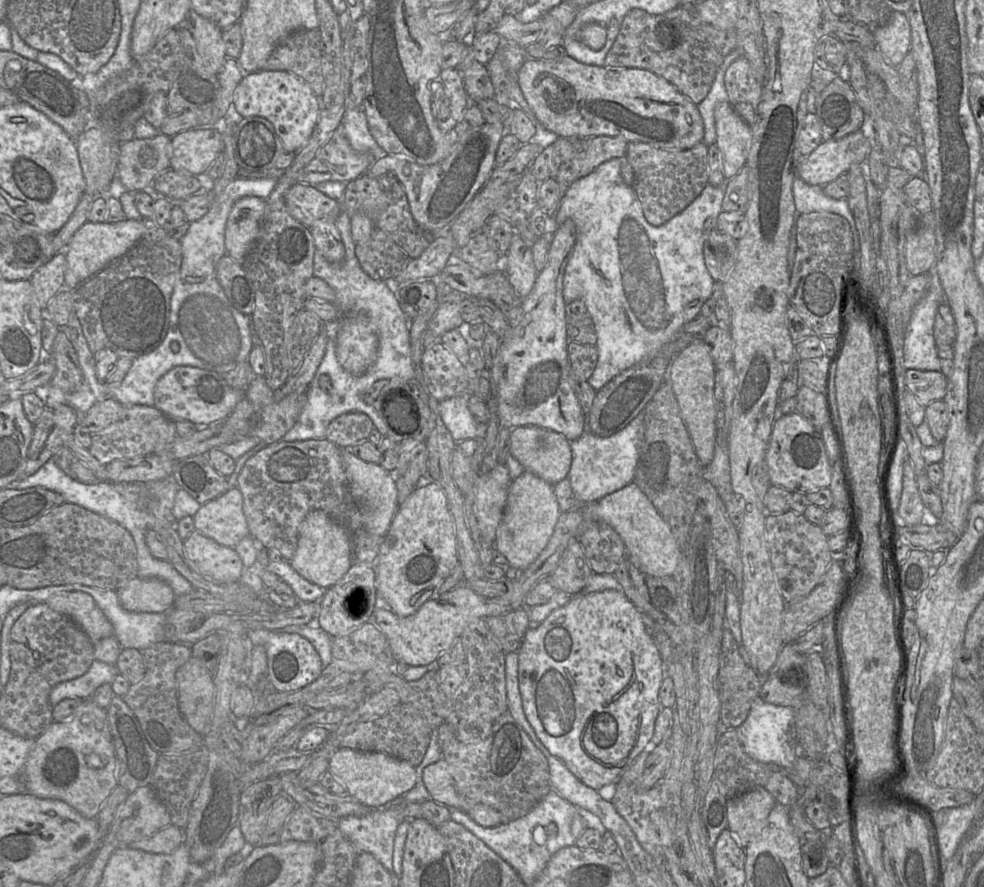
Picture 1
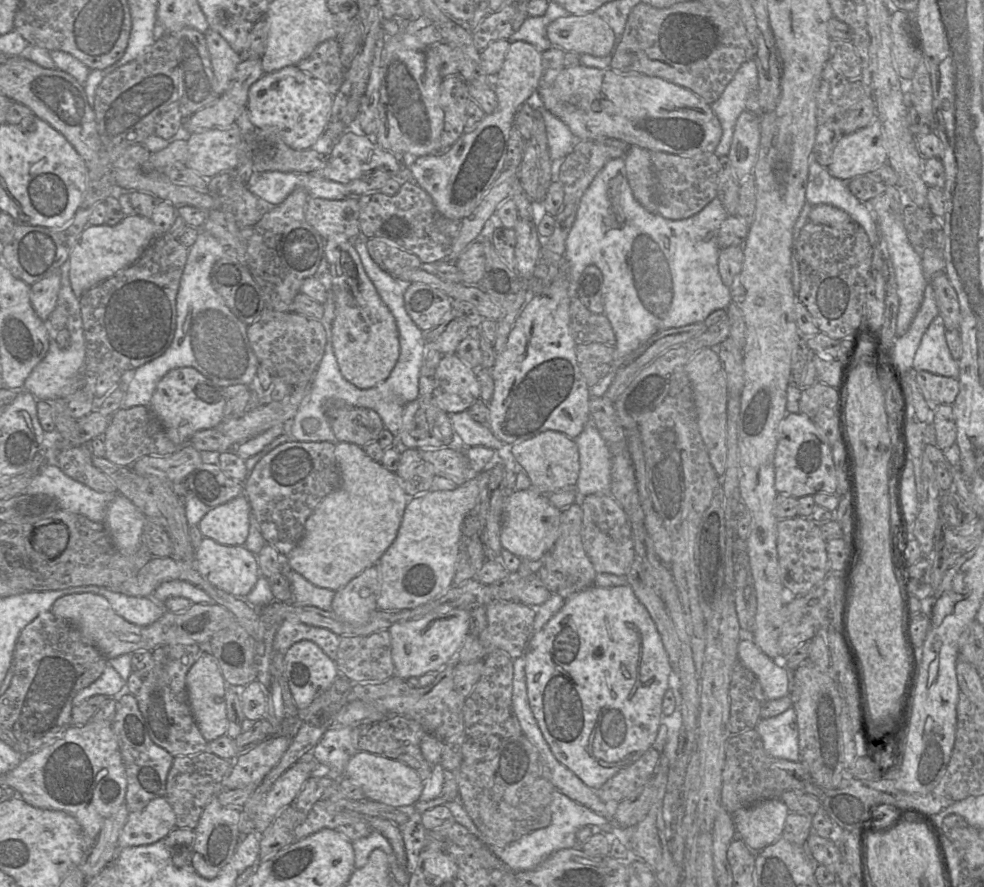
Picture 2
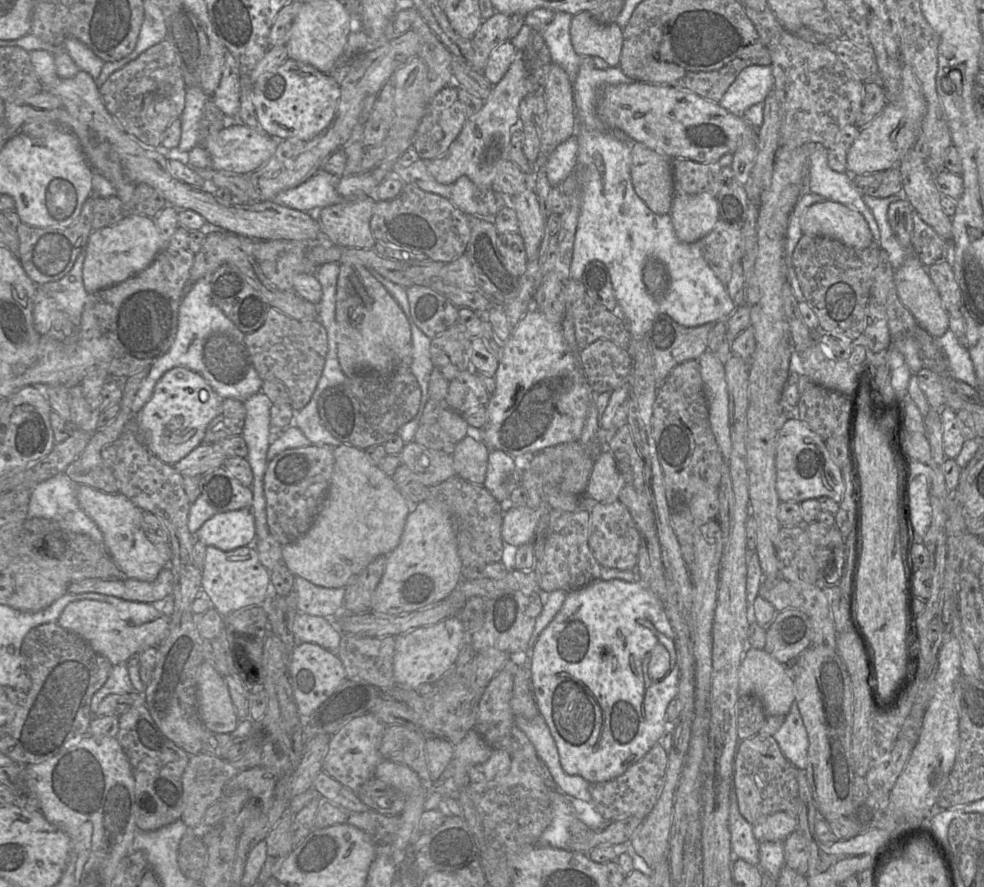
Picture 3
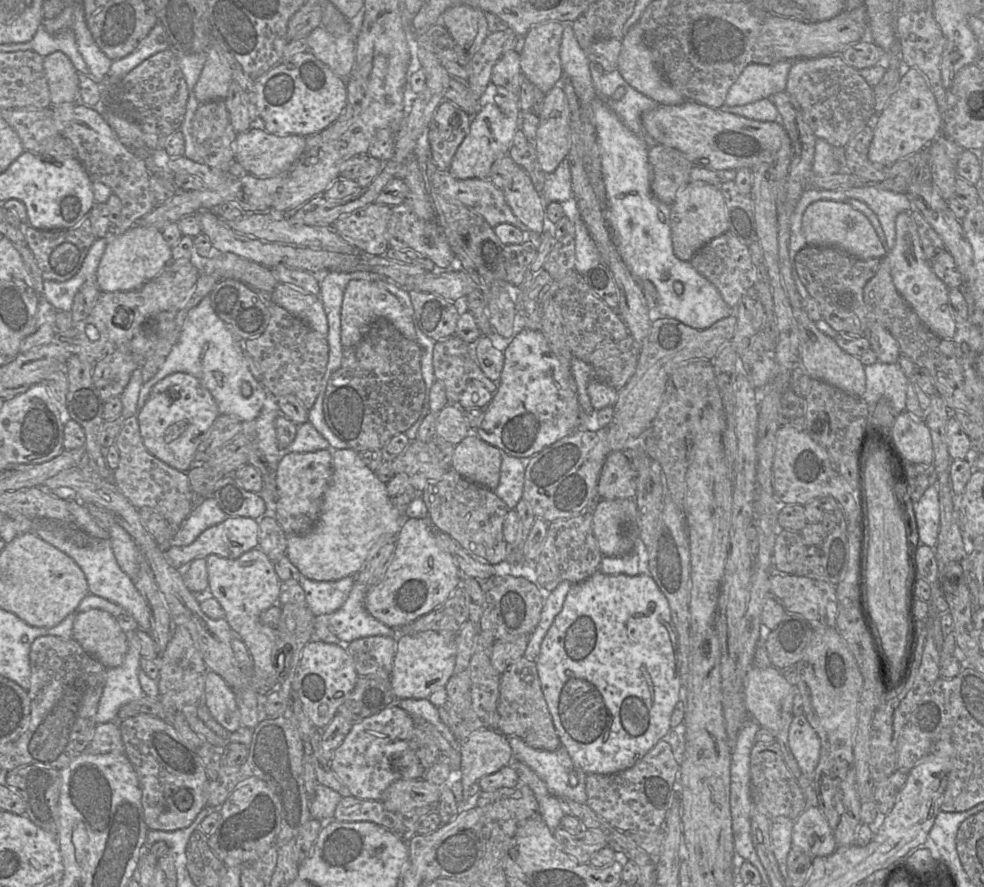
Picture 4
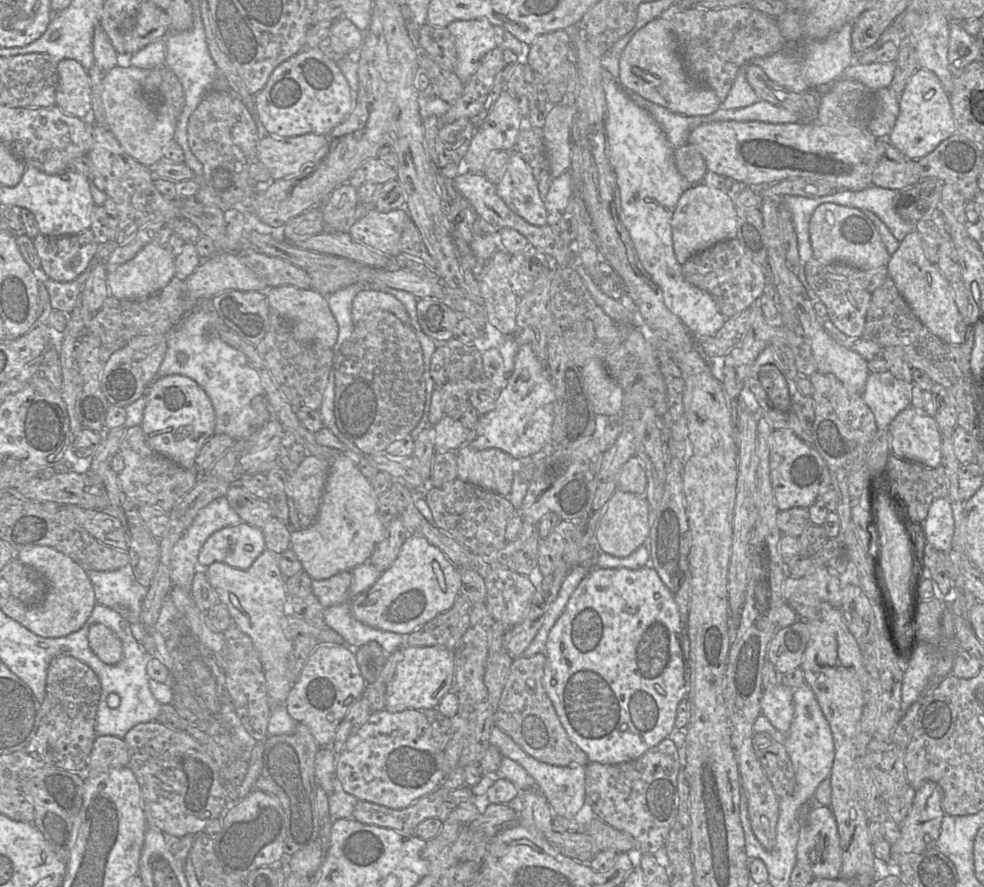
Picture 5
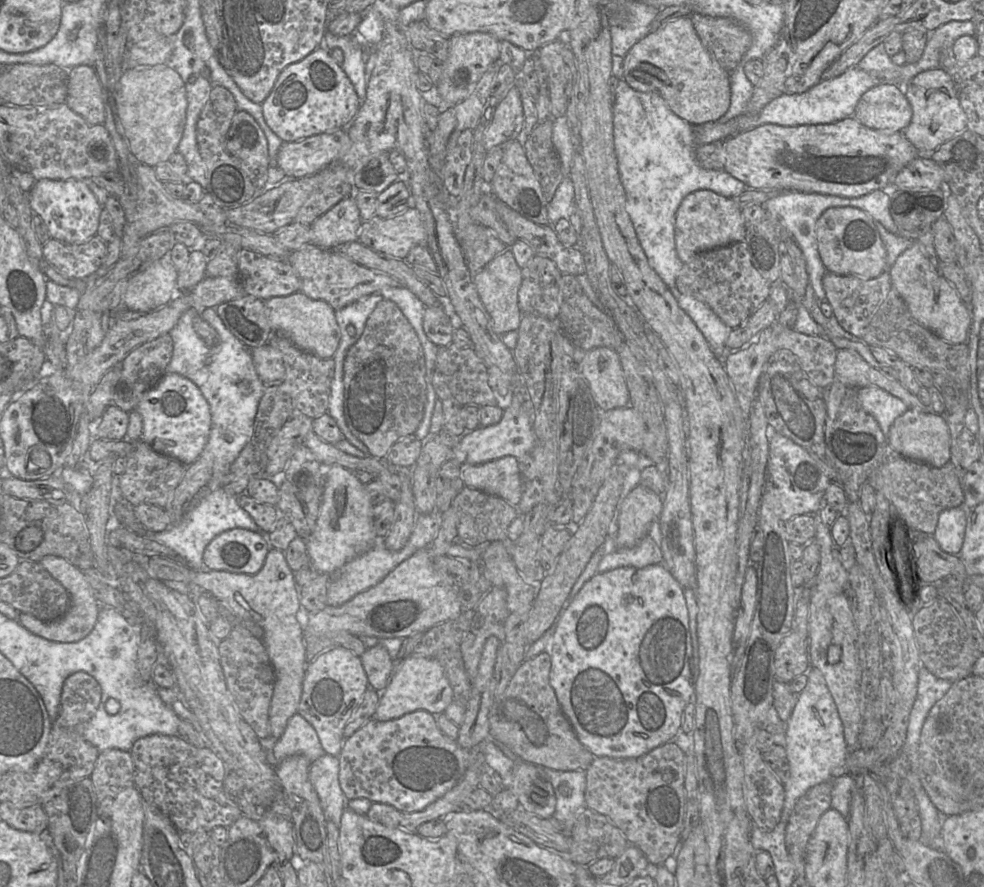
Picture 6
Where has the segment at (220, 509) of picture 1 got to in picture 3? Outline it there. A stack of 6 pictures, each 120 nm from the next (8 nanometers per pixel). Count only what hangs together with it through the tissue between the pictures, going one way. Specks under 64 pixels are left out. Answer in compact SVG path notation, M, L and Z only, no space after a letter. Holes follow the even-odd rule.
M250 509L216 513L195 533L206 546L231 551L248 546L256 538L253 514Z

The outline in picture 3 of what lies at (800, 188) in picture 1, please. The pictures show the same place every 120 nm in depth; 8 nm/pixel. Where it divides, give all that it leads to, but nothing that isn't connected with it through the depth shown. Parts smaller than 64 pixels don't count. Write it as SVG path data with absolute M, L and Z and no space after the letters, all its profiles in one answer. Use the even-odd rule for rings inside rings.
M816 144L809 157L809 180L807 191L818 194L827 200L841 203L858 211L865 218L875 243L880 240L880 232L876 220L864 203L861 188L855 186L852 175L845 172L836 172L828 166L828 149Z

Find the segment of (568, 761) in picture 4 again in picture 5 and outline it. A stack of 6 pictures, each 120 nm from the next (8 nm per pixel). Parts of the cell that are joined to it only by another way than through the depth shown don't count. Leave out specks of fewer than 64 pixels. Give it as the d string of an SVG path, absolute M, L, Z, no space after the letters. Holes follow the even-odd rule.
M494 726L490 732L490 744L503 755L520 764L534 779L537 789L547 798L554 815L574 819L585 803L585 773L581 765L555 766L538 761L524 752L510 736Z

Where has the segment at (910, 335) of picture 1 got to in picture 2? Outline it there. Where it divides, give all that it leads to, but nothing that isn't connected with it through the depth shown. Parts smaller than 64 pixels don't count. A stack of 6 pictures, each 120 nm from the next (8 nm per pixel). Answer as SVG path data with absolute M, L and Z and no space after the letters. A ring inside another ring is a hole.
M936 317L924 332L913 359L912 369L915 371L928 371L936 375L957 378L959 375L958 360L955 360L948 348L945 327L941 318Z

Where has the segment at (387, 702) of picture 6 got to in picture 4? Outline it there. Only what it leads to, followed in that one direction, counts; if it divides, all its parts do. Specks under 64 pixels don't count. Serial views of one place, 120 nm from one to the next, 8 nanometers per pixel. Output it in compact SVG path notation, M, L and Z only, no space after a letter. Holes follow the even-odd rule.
M425 631L399 634L395 638L395 656L390 680L396 700L428 699L433 692L445 687L455 667L456 635Z

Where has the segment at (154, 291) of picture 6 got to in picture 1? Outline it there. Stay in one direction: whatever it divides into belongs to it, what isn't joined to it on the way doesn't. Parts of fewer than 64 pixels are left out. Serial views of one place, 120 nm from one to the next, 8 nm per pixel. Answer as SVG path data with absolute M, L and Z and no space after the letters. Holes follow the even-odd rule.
M129 219L117 223L85 222L74 233L64 250L66 258L64 283L71 289L75 289L82 282L98 273L109 262L126 253L144 234L148 225L142 220Z

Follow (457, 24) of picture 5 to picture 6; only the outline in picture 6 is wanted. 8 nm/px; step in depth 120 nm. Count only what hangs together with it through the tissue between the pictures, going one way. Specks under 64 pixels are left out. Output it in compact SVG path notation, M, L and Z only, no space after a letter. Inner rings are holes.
M484 32L457 33L450 36L448 58L444 62L441 79L435 89L444 106L457 104L473 92L485 71L500 60L499 43L496 37Z

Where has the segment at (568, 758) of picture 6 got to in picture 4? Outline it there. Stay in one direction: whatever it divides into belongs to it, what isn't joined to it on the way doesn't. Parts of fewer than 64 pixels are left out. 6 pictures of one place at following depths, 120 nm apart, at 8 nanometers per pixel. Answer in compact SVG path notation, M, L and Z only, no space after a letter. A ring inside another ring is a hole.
M521 657L502 673L498 715L498 731L503 735L507 737L517 736L529 746L539 750L555 751L561 747L559 736L541 689L536 661Z

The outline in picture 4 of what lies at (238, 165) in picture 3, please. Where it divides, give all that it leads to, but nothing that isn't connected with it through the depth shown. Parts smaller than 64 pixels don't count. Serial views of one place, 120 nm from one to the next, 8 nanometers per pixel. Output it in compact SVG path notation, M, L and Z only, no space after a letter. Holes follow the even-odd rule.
M251 128L237 134L234 161L249 174L259 178L272 178L285 173L299 159L305 150L306 143L306 137L303 136L276 136L259 128Z

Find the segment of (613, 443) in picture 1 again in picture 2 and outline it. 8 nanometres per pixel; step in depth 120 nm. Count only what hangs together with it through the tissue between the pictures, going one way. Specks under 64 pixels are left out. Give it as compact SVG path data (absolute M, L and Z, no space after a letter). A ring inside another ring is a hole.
M592 419L588 420L574 441L578 447L580 462L574 488L579 497L610 493L612 455Z

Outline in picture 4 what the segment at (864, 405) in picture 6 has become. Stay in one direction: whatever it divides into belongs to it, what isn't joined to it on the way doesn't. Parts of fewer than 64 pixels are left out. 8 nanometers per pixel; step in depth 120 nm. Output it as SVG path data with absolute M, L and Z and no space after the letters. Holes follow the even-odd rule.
M880 361L864 367L866 387L862 399L872 410L880 398L890 400L895 414L905 411L908 386L911 383L905 372L897 364Z

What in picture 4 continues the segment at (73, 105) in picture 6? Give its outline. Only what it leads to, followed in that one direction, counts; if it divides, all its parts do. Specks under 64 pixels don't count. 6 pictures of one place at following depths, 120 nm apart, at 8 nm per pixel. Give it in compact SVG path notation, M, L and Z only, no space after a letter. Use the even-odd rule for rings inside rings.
M61 51L44 57L44 71L49 86L51 105L79 102L79 72Z

